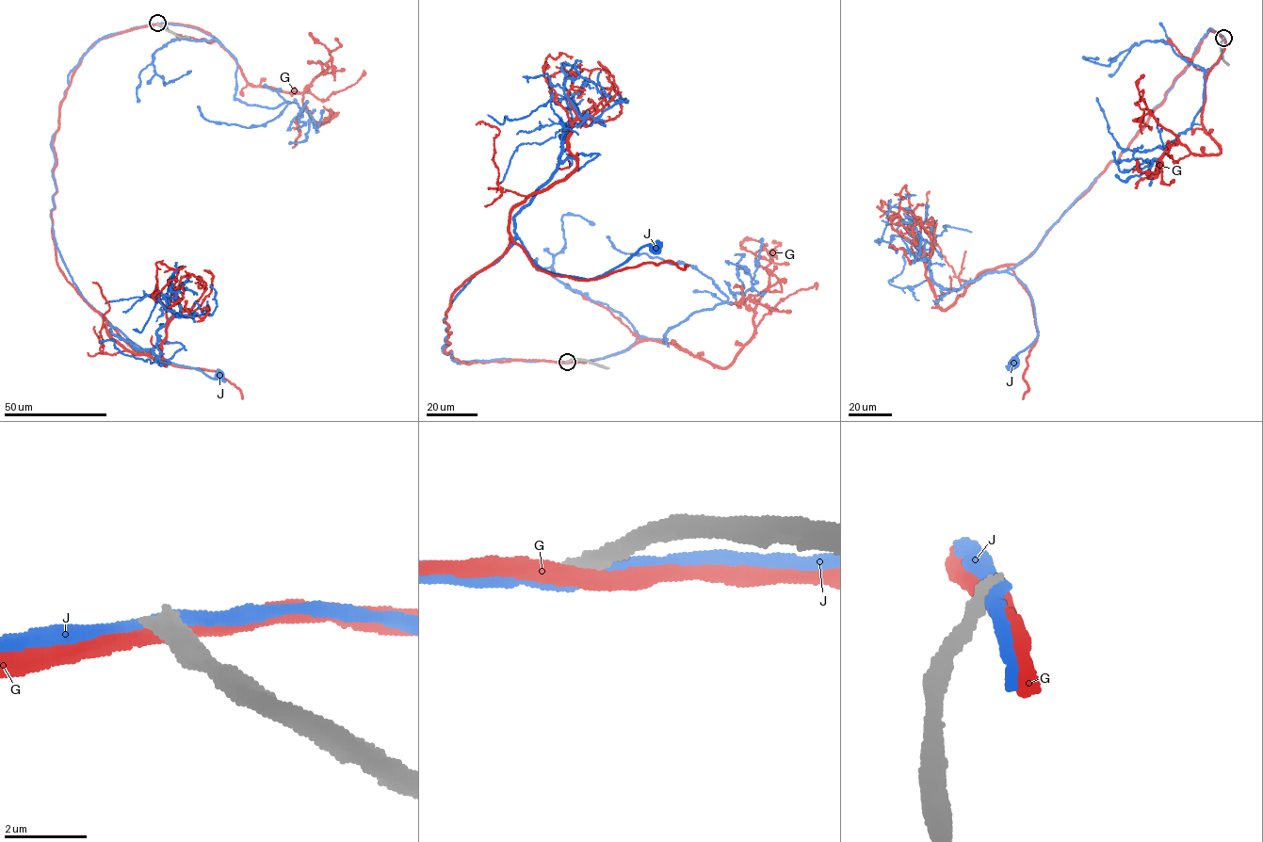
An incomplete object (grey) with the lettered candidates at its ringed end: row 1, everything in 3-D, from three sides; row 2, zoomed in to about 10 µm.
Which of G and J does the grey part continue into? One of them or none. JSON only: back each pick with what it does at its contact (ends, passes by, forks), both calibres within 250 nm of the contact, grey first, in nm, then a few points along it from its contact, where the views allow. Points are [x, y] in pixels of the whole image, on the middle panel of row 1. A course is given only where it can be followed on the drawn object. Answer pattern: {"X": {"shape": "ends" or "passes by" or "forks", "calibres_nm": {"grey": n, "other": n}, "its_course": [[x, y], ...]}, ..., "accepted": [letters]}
{"accepted": []}

